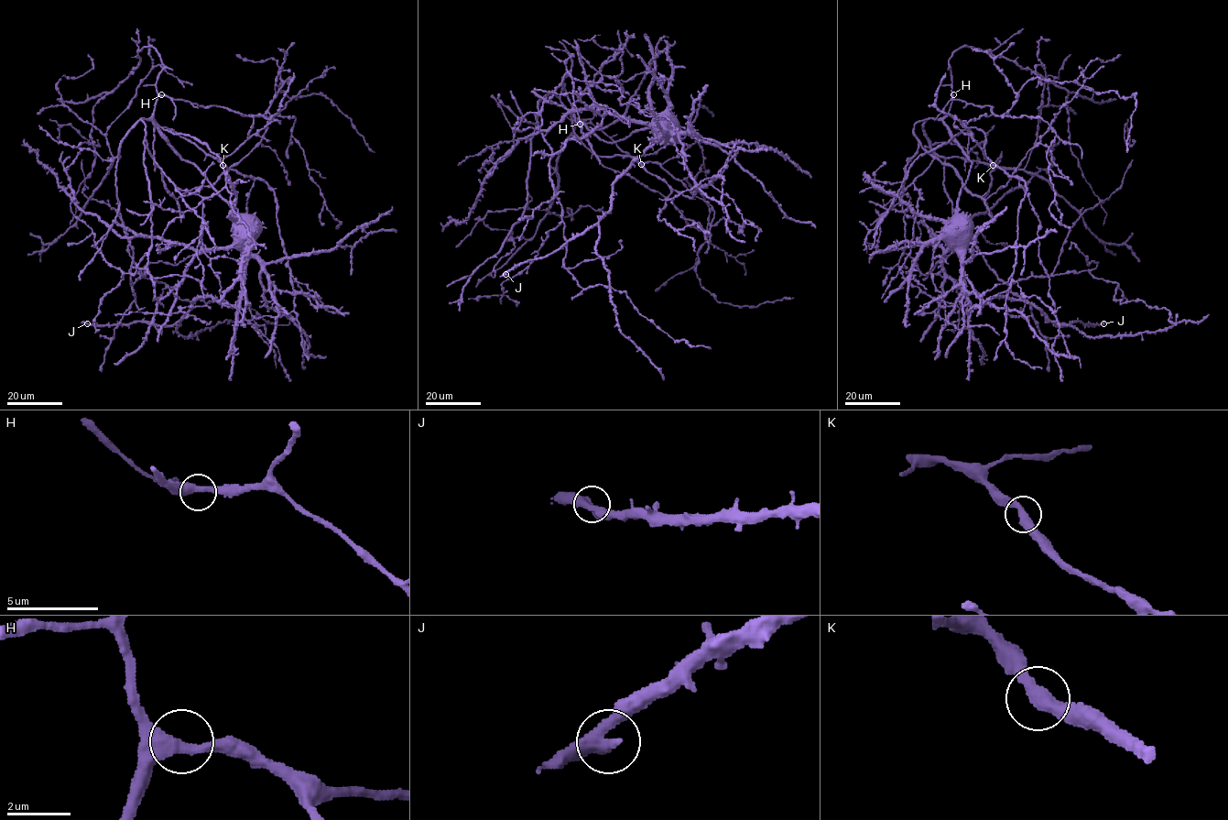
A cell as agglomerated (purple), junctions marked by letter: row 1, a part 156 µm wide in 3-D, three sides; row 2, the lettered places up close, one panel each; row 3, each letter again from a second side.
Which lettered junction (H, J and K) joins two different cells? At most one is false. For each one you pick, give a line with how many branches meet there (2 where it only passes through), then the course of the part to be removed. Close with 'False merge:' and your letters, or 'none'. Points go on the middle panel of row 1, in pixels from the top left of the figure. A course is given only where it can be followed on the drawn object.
False merge: none

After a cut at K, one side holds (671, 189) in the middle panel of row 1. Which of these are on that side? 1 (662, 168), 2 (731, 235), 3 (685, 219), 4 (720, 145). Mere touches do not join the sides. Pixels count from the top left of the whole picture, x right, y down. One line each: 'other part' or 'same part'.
1: other part
2: other part
3: other part
4: other part

